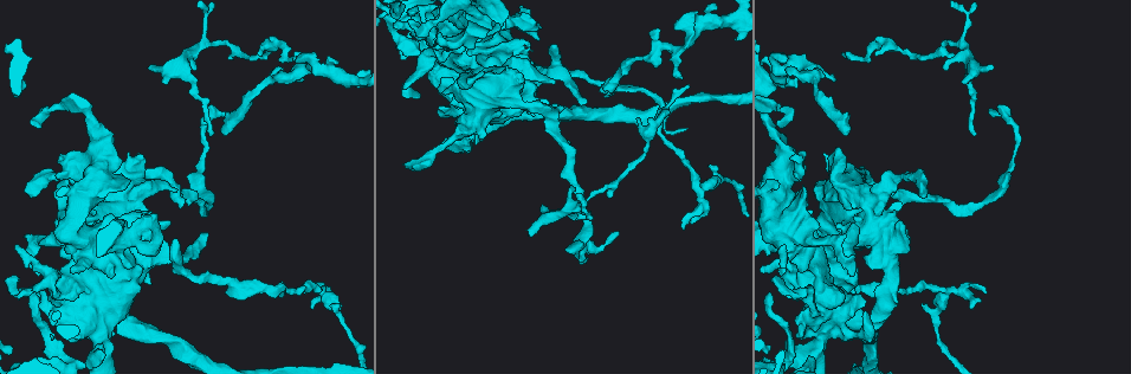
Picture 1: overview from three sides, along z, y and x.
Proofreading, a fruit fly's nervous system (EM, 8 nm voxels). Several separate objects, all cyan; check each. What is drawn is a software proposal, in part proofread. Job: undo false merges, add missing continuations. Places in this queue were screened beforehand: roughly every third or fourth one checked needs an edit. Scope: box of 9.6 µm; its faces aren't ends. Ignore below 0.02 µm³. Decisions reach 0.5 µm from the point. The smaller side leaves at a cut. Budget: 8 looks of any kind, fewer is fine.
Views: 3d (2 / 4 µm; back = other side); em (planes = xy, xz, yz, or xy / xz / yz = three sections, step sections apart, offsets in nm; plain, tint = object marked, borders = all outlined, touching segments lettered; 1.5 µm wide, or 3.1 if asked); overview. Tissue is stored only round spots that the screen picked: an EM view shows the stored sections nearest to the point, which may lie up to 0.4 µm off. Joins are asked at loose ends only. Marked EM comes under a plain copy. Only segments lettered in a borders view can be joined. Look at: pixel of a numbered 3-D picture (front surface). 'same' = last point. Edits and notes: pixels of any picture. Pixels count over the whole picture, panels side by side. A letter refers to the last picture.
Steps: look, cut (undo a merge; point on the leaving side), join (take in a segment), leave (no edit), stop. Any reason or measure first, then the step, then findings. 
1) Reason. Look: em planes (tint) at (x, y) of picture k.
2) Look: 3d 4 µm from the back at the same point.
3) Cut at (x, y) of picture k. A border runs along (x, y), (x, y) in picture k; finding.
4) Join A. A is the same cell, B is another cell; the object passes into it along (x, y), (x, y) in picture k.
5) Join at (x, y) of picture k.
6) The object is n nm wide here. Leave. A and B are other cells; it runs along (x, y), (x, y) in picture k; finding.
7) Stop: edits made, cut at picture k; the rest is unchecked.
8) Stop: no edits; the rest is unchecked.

Thin end. Look: em xy step 8 (borders) at (201, 232) of picture 1.

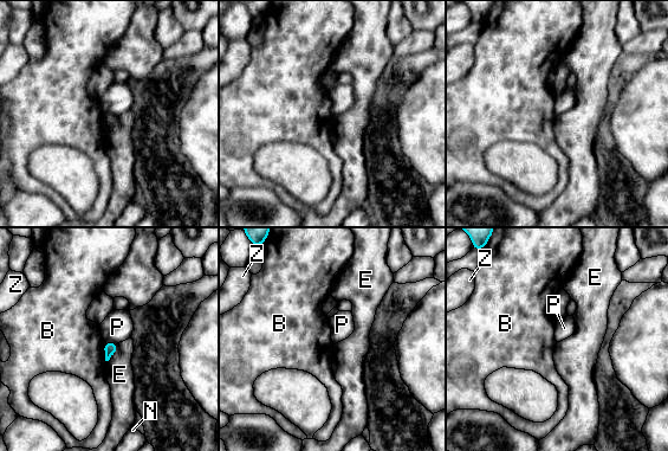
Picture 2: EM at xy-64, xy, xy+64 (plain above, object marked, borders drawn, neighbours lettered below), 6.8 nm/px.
Leave. B, E, N, P and Z are other cells; a border runs along (105, 341), (116, 343) in picture 2; no lettered segment goes on from it.

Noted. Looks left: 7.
Branch stops here. Look: 3d 4 µm at (161, 80) of picture 1.

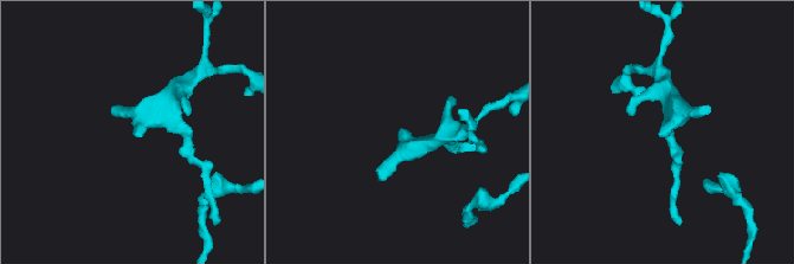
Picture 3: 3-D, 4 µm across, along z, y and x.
Now the EM. Look: em xy step 8 (borders) at (403, 129) of picture 3.

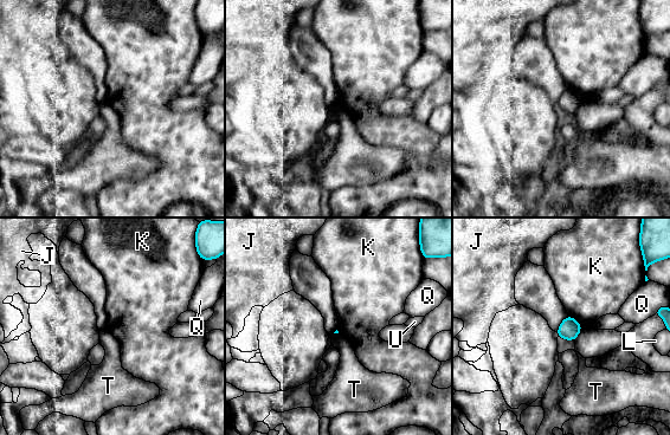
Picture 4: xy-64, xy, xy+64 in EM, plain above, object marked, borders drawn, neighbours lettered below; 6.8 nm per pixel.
Look: em planes (borders) at the same point.

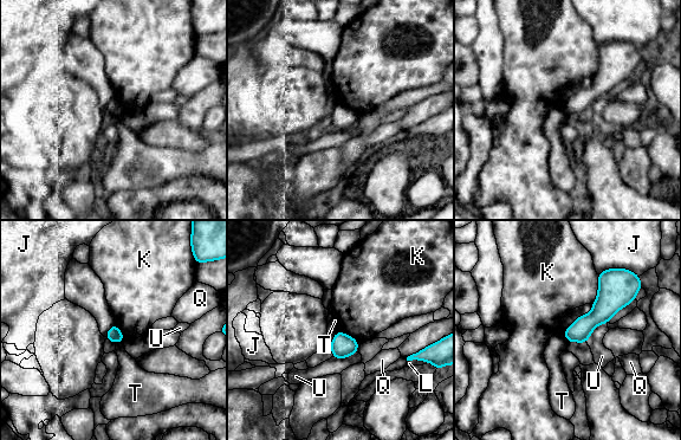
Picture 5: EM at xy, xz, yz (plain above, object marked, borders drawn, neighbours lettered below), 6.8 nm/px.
Leave. J, K, L, Q, T and U are other cells; a border runs along (598, 274), (598, 292), (591, 303) in picture 5; none of them fits.

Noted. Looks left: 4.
Look: 3d 2 µm at (848, 134) of picture 1.

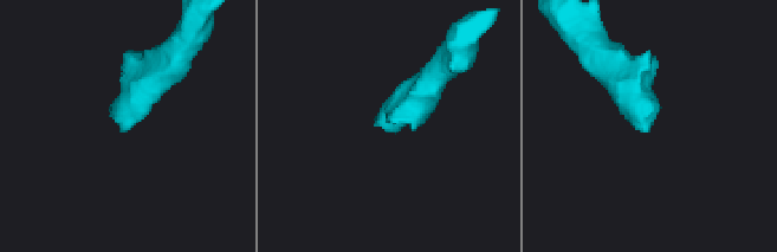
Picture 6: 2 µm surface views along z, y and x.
Need the tissue. Look: em planes (borders) at (648, 130) of picture 6.

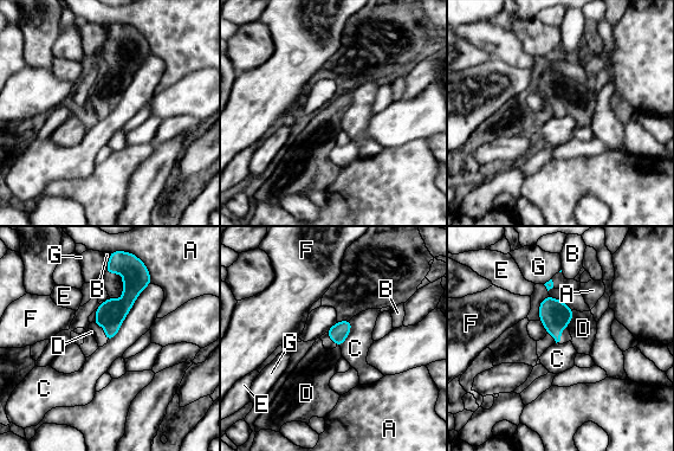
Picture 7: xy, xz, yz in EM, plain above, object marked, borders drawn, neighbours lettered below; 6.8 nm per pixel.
Join D. D is the same cell, A, B, C, E, F and G are other cells; it goes on there.

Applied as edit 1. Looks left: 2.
Stop: edits made, join at picture 7; the rest is unchecked.

